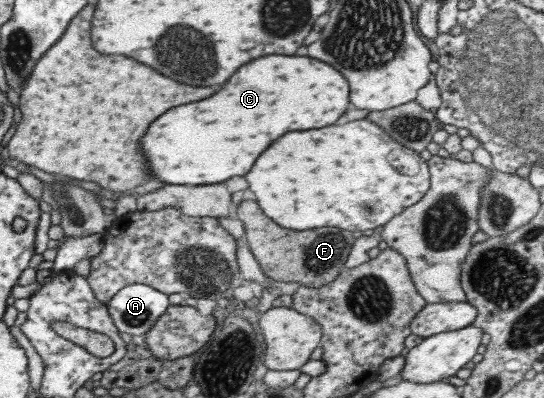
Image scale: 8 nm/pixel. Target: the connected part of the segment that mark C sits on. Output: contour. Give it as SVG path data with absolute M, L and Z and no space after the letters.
M261 56L257 60L251 60L247 66L241 66L223 86L219 92L215 92L213 96L205 98L205 100L199 100L199 102L193 102L193 104L181 104L177 108L169 108L169 112L165 112L161 118L153 120L153 124L149 126L149 132L145 132L145 136L141 138L141 148L143 148L143 154L147 156L147 164L149 164L149 170L151 174L155 176L155 179L159 182L165 182L165 185L183 184L183 185L204 185L215 184L215 182L223 182L231 176L243 176L249 172L249 168L253 166L255 158L273 142L277 140L281 134L285 132L291 132L291 130L311 130L311 128L323 128L323 126L331 126L335 124L335 120L345 112L345 106L347 106L347 96L349 96L349 88L347 88L347 82L345 78L335 70L331 68L329 64L323 64L319 60L311 60L307 56Z

